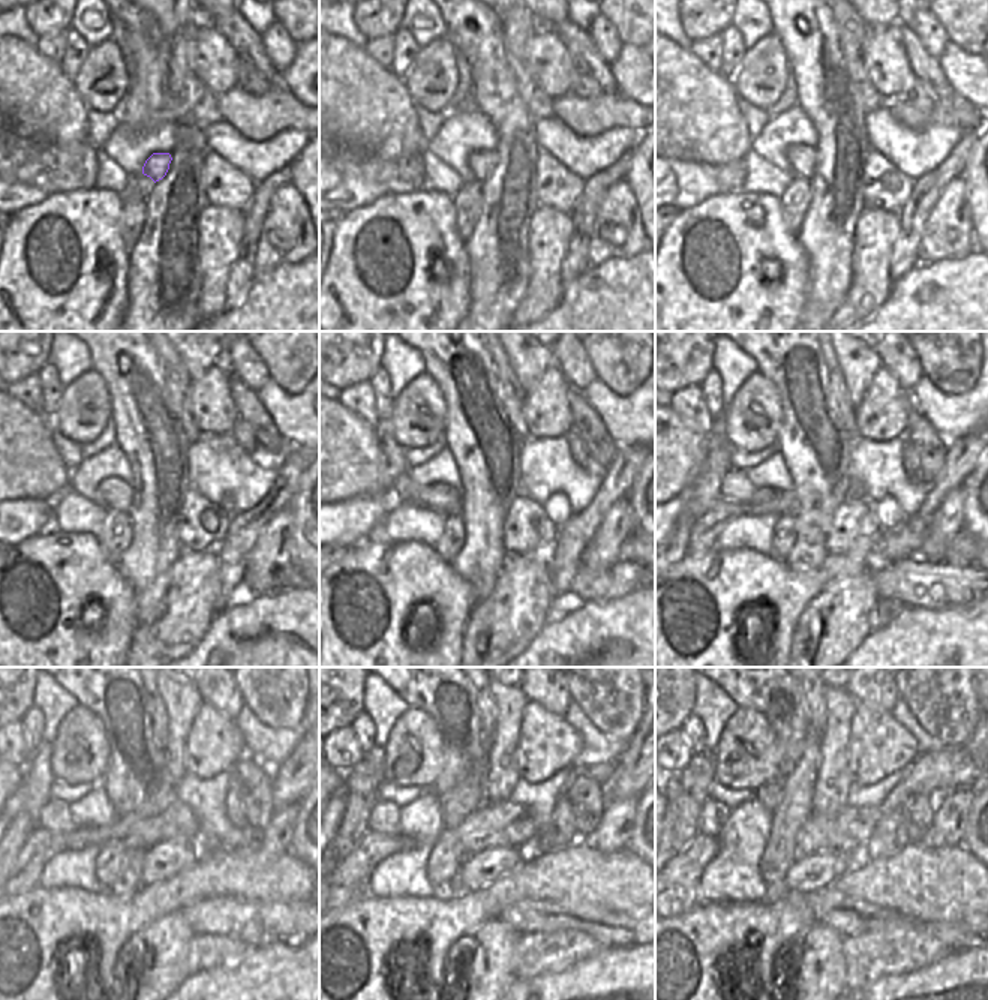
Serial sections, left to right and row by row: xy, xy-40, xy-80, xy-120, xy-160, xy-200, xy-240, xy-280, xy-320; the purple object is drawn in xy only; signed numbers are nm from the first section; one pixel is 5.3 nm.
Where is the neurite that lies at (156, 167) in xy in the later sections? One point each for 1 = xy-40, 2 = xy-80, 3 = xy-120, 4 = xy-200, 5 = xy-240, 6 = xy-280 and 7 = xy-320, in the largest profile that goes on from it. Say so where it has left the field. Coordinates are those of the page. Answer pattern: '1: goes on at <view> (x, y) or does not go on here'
1: goes on at xy-40 (482, 162)
2: goes on at xy-80 (802, 159)
3: goes on at xy-120 (116, 495)
4: goes on at xy-200 (735, 485)
5: goes on at xy-240 (54, 817)
6: goes on at xy-280 (384, 817)
7: goes on at xy-320 (714, 814)

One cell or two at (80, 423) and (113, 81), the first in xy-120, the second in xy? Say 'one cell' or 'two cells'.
one cell

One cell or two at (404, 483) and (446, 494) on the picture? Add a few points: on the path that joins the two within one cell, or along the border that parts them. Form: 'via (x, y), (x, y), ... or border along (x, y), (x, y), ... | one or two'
via (414, 494), (435, 494) | one

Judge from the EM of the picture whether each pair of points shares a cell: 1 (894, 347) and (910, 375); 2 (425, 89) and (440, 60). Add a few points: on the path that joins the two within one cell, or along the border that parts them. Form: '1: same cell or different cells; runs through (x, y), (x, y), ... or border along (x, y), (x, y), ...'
1: same cell; runs through (897, 354), (906, 368)
2: same cell; runs through (431, 81), (435, 68)

